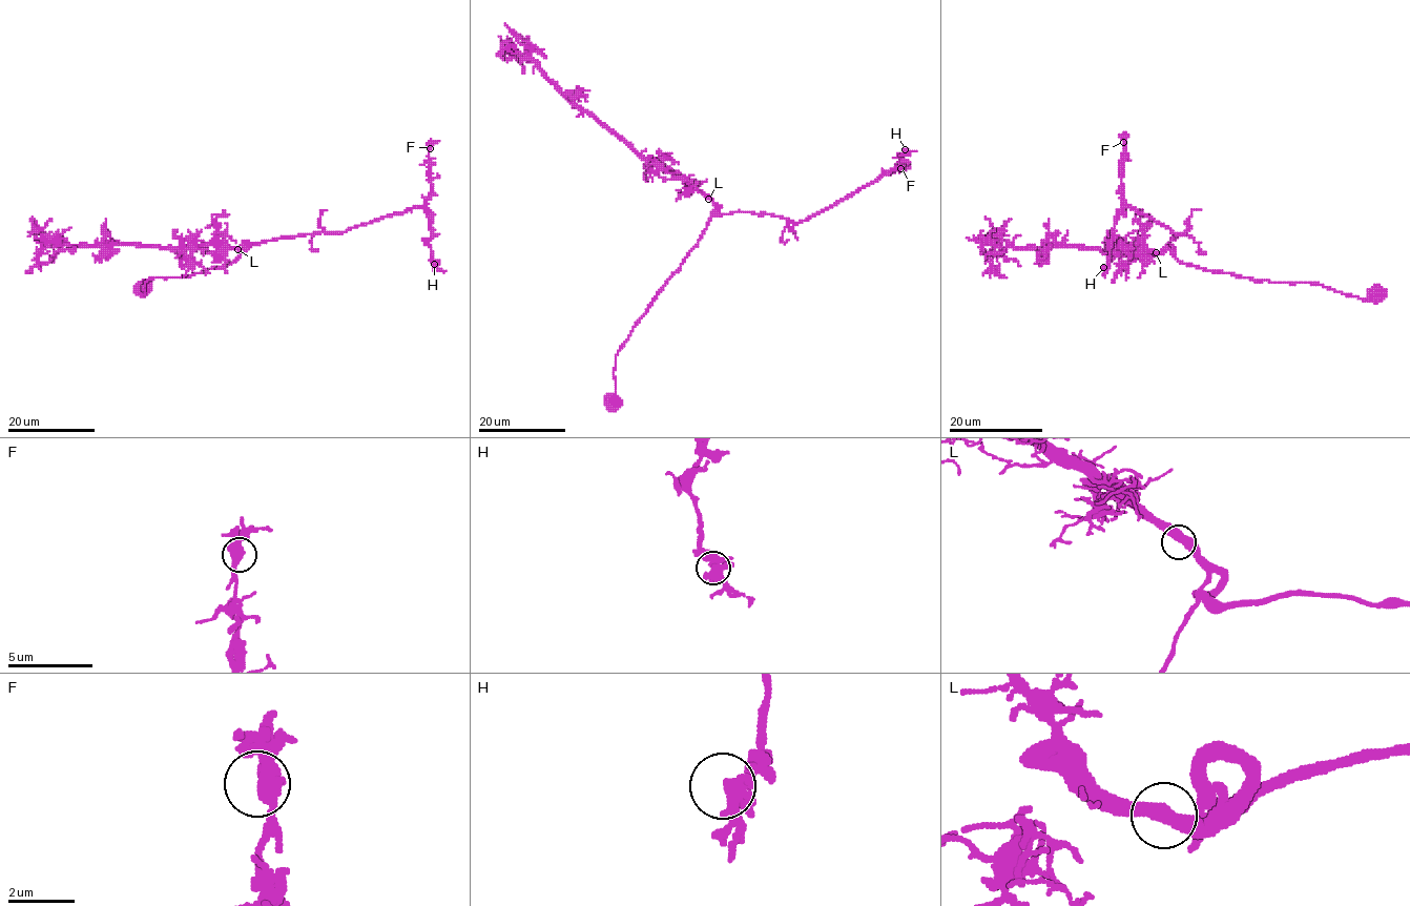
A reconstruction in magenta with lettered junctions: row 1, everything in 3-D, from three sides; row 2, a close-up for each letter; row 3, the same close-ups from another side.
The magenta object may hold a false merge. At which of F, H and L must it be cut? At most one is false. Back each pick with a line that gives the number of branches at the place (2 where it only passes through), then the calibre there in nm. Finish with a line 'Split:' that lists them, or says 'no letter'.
Split: no letter

